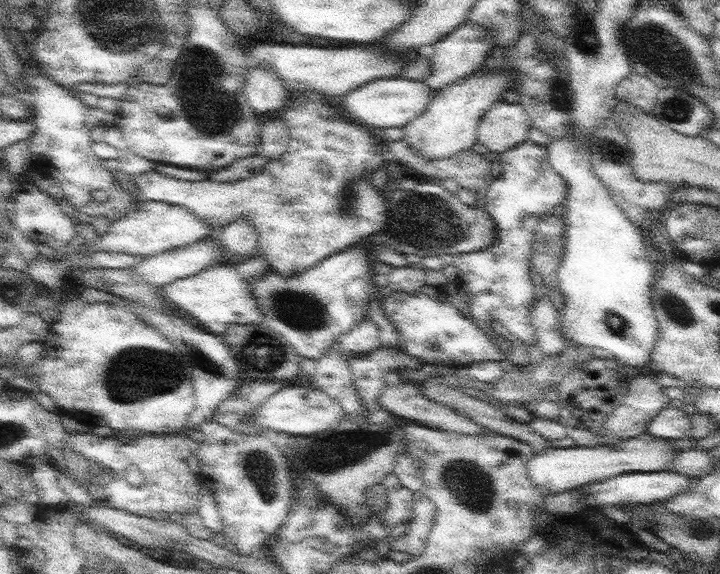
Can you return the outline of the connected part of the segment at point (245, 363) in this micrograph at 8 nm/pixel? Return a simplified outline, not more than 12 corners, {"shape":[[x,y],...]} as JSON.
{"shape":[[265,322],[224,334],[248,382],[292,380],[294,347]]}

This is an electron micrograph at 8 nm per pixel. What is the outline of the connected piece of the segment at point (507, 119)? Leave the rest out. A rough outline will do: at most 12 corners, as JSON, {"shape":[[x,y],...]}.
{"shape":[[502,100],[482,117],[477,138],[500,155],[524,143],[530,116]]}

